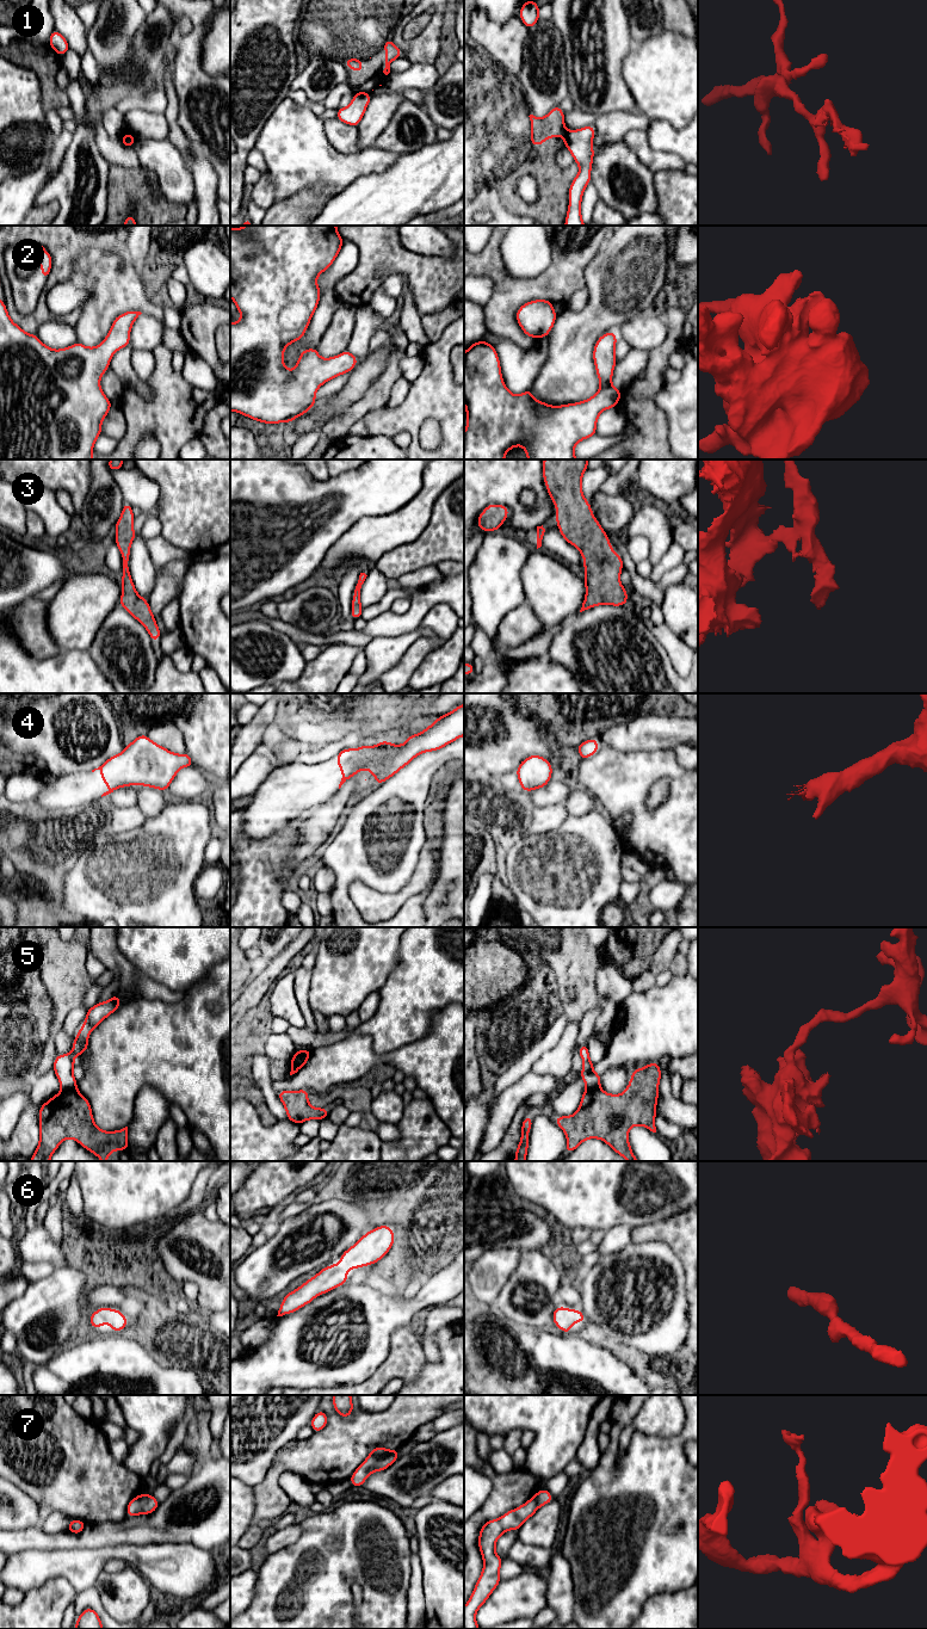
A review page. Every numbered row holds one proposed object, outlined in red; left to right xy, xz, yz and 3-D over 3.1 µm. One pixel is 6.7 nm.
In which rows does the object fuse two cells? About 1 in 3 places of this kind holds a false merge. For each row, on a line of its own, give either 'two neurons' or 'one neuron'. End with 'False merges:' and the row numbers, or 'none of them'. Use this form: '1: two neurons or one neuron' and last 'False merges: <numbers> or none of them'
1: two neurons
2: one neuron
3: one neuron
4: one neuron
5: two neurons
6: one neuron
7: one neuron
False merges: 1, 5

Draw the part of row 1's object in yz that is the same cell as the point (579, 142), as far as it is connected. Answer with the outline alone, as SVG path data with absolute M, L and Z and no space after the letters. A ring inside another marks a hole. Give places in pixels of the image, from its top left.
M594 124L577 130L568 130L564 146L574 158L574 162L580 166L577 175L569 187L569 206L564 226L586 226L581 216L582 193L591 183L591 171L593 163L593 138Z

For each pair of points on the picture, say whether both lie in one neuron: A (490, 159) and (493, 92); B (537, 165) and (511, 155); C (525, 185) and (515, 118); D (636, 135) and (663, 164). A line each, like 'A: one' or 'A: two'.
A: one
B: one
C: two
D: one

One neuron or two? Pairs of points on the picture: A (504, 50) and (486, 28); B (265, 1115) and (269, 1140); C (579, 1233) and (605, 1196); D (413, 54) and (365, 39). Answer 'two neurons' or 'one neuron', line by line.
A: one neuron
B: two neurons
C: two neurons
D: two neurons

